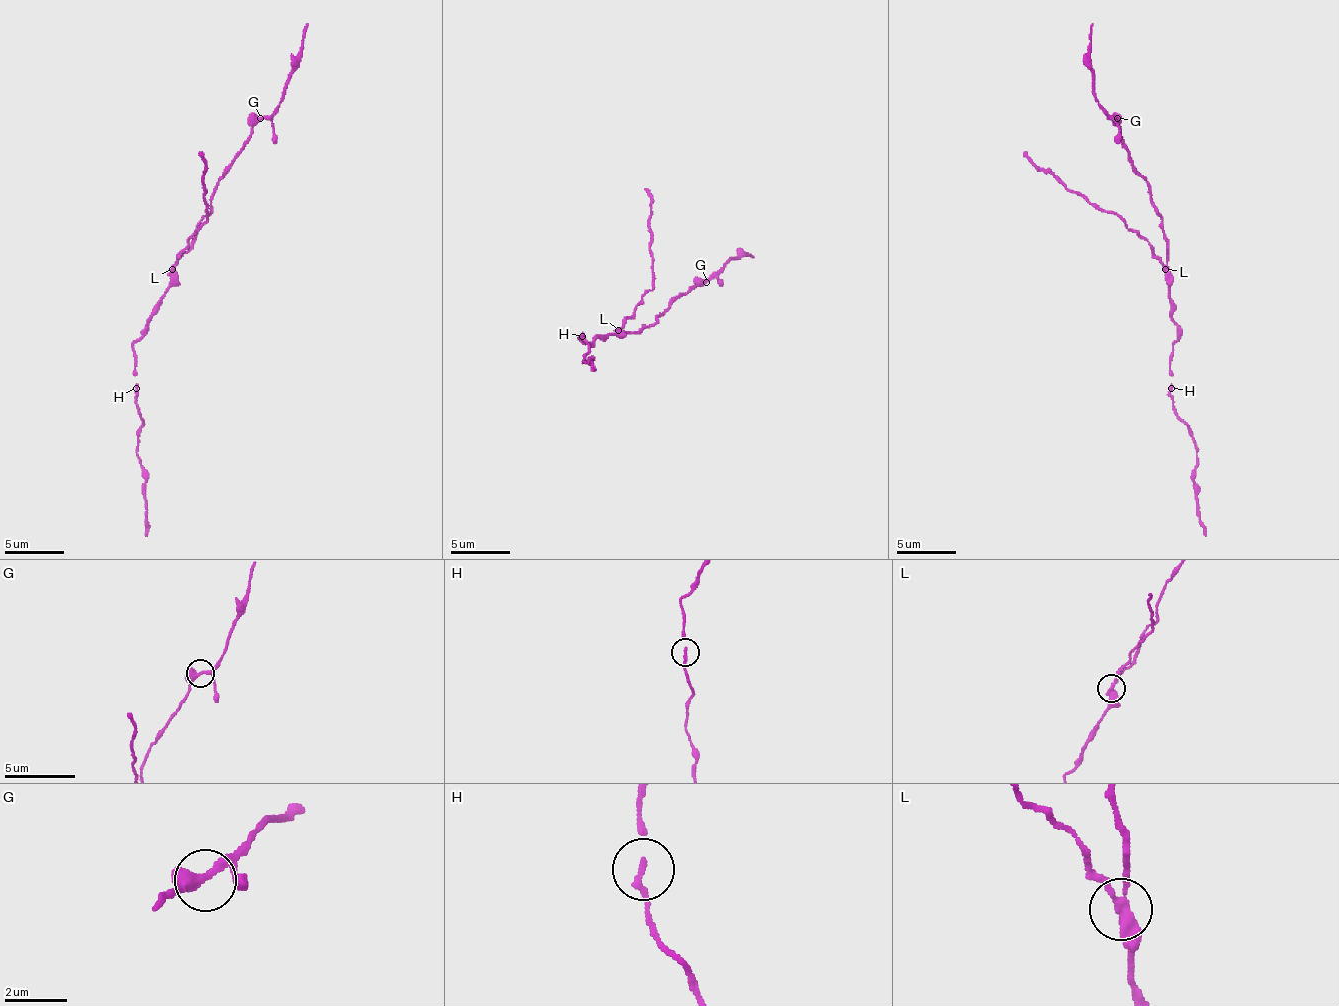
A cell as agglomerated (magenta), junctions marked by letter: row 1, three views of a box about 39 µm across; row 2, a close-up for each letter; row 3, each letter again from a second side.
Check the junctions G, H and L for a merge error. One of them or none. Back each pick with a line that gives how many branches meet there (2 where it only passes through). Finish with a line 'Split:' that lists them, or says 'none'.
L: 3 branches meet
Split: L

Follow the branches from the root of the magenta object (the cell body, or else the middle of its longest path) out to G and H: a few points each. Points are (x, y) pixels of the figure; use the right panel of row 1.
G: (1167, 261), (1167, 237), (1161, 228), (1161, 216), (1155, 210), (1144, 178), (1132, 163), (1117, 118)
H: (1167, 261), (1167, 297), (1170, 314), (1176, 323), (1176, 341), (1170, 359), (1170, 389)

